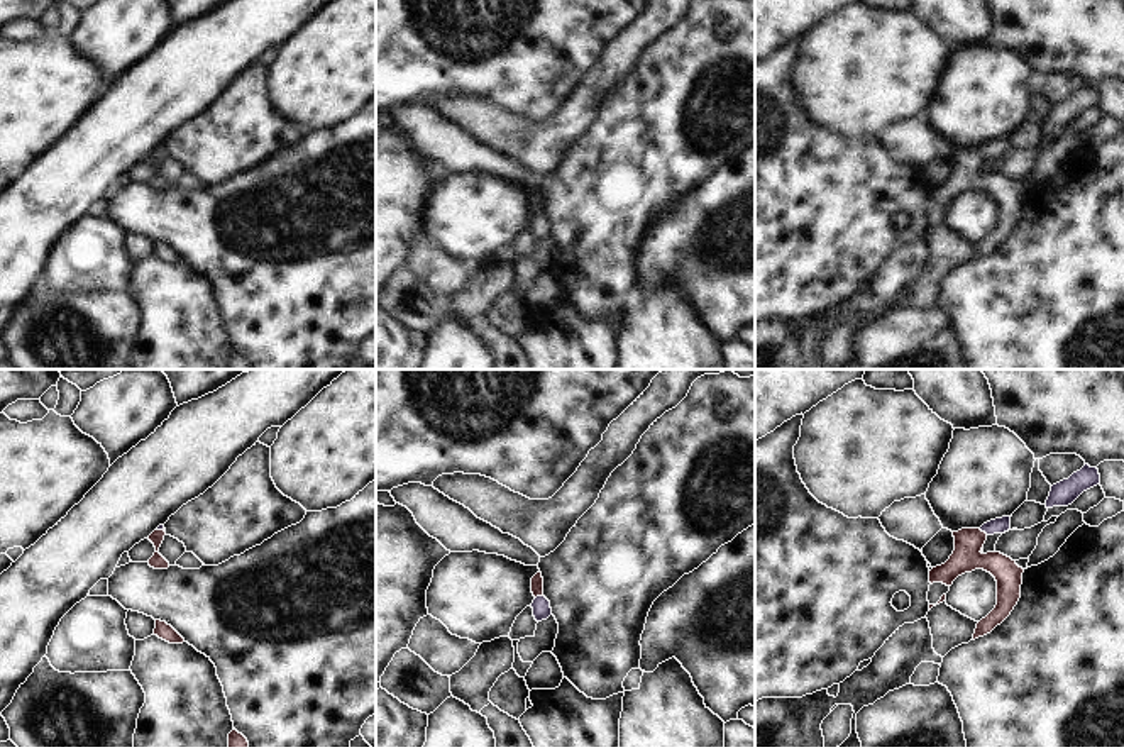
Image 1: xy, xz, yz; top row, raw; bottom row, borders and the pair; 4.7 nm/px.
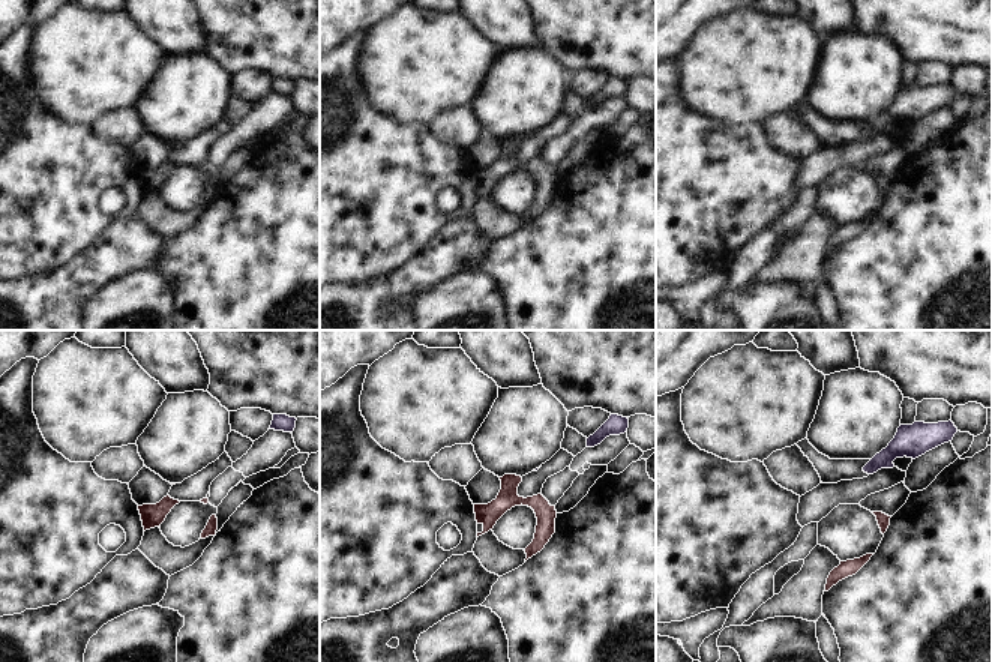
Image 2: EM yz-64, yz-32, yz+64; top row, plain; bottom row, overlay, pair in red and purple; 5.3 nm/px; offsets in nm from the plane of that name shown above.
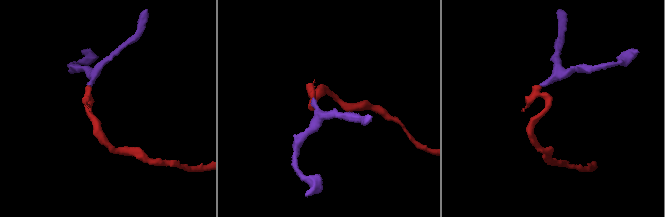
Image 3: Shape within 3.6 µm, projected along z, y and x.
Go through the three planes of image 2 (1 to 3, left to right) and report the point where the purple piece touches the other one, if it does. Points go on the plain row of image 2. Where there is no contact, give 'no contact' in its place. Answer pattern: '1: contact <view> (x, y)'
1: no contact
2: no contact
3: no contact

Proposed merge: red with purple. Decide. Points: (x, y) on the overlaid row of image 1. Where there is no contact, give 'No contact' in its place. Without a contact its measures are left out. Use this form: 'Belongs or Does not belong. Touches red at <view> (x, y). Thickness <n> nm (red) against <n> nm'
Belongs. Touches red at xz (539, 595). Thickness 60 nm (red) against 90 nm

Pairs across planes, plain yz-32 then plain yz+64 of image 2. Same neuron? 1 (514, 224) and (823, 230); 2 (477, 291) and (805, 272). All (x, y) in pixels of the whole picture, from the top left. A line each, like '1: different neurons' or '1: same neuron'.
1: same neuron
2: different neurons

